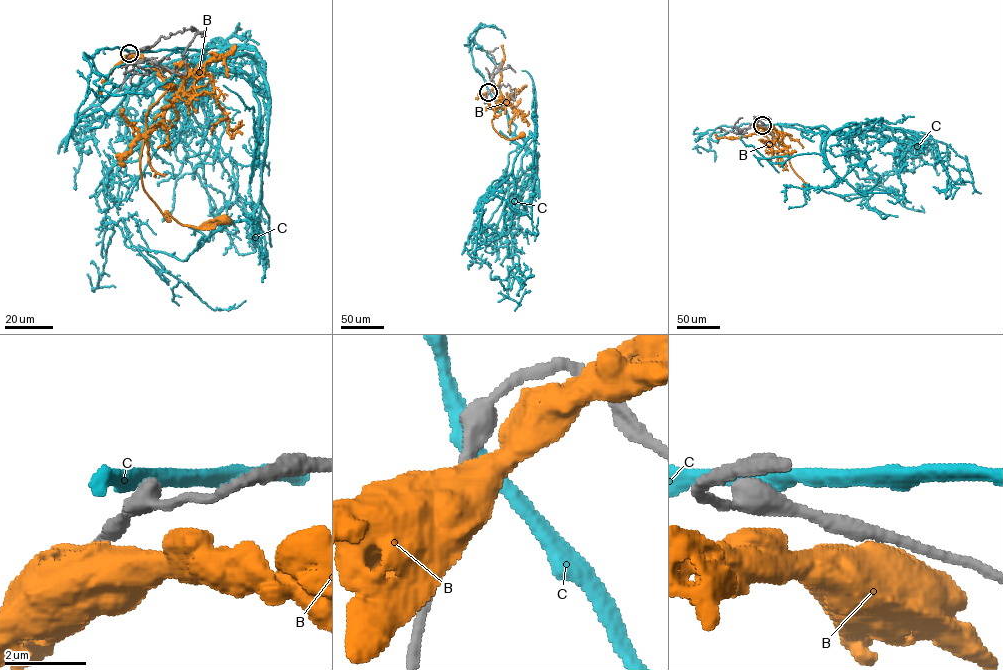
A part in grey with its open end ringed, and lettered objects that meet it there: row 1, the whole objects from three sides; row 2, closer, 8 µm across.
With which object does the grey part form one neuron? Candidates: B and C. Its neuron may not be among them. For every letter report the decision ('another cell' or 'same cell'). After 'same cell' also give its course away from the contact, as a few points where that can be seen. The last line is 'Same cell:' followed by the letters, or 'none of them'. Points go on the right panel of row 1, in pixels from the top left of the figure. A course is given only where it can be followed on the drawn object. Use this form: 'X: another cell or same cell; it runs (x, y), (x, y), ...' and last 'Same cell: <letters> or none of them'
B: another cell
C: another cell
Same cell: none of them

